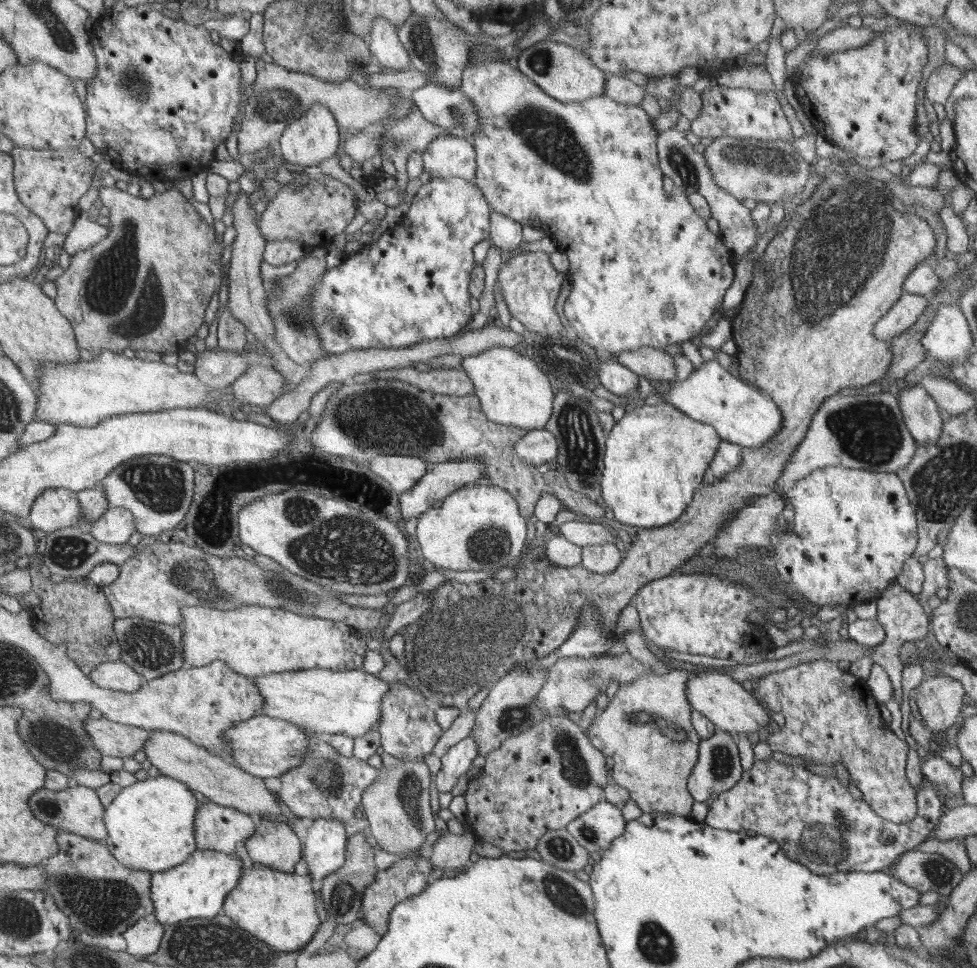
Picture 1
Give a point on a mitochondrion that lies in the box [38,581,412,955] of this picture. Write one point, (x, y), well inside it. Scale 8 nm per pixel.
(110, 904)

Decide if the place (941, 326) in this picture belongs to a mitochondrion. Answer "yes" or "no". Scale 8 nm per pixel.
no

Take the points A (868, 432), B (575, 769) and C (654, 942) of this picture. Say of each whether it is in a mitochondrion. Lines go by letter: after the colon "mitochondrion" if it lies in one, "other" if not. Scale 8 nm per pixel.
A: mitochondrion
B: mitochondrion
C: mitochondrion

